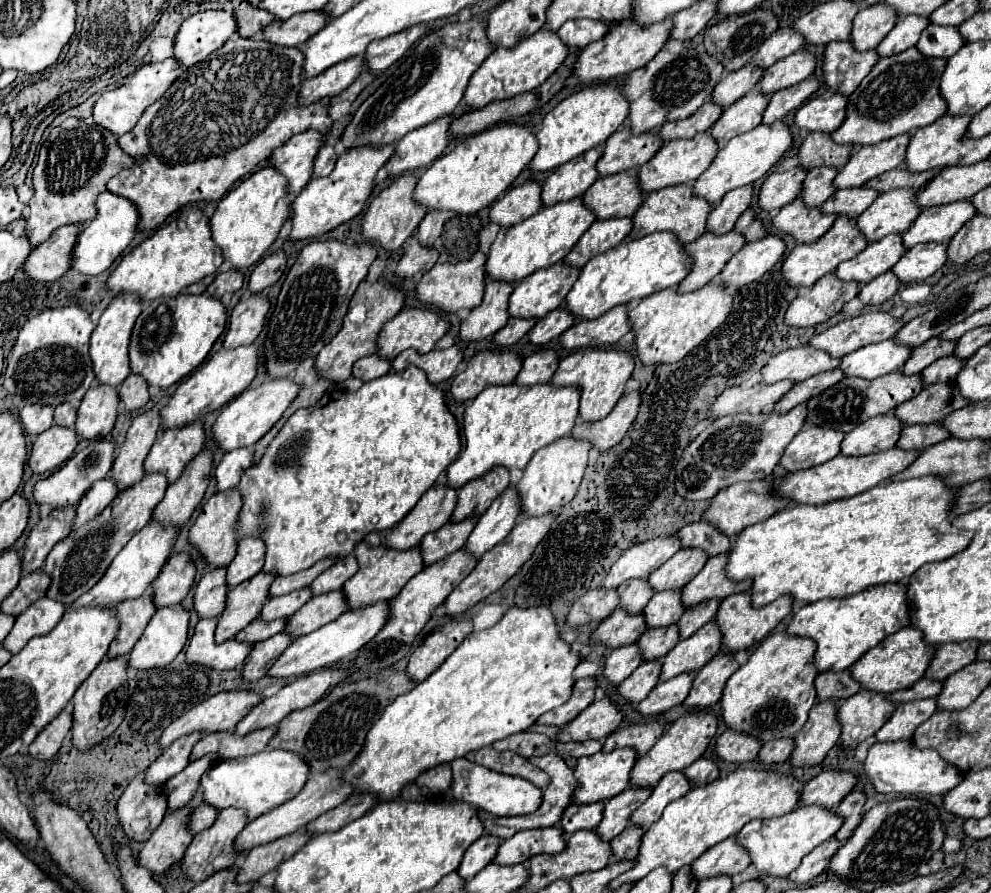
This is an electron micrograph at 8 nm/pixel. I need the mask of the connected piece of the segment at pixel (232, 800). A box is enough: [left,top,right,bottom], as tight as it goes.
[200,751,308,821]

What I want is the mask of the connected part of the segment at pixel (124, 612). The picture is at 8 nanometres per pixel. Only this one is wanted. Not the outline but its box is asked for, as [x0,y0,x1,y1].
[106,591,156,659]

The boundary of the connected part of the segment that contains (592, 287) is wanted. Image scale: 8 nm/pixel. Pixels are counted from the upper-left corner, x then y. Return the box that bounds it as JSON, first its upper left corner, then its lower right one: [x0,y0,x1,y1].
[564,233,690,321]

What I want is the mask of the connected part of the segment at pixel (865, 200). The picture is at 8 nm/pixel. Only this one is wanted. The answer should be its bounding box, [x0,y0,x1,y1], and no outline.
[818,187,878,219]

